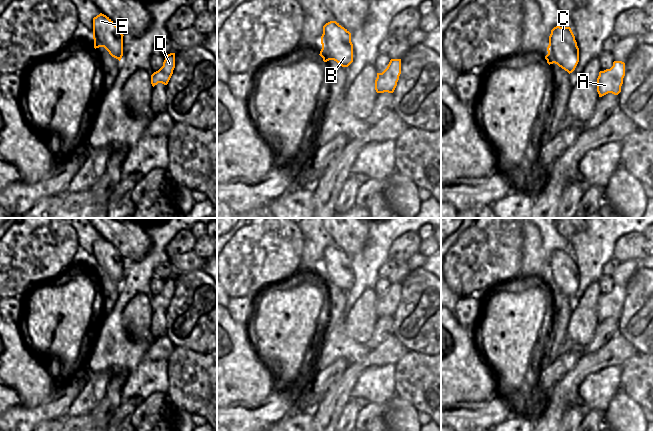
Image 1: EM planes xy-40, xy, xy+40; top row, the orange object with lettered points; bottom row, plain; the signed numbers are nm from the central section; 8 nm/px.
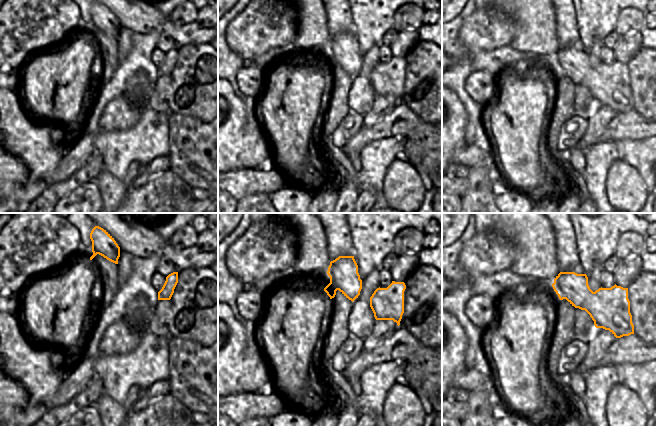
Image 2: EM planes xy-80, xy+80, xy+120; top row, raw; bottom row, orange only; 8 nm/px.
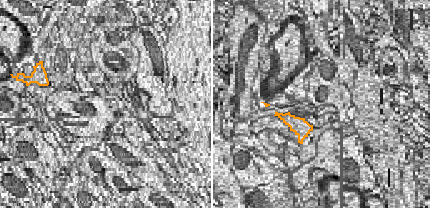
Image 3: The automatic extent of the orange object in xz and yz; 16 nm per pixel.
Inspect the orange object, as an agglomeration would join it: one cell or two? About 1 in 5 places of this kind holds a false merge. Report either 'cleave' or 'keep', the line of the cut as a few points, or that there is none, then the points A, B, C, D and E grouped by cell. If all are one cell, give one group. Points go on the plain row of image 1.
keep | no cut | A B C D E

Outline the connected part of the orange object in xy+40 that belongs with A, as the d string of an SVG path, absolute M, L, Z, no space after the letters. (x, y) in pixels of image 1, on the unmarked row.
M614 285L610 293L600 295L597 302L597 316L599 321L608 317L618 319L621 316L624 300L625 287L622 285Z

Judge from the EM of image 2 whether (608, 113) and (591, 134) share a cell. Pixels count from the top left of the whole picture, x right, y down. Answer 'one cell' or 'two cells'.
one cell

